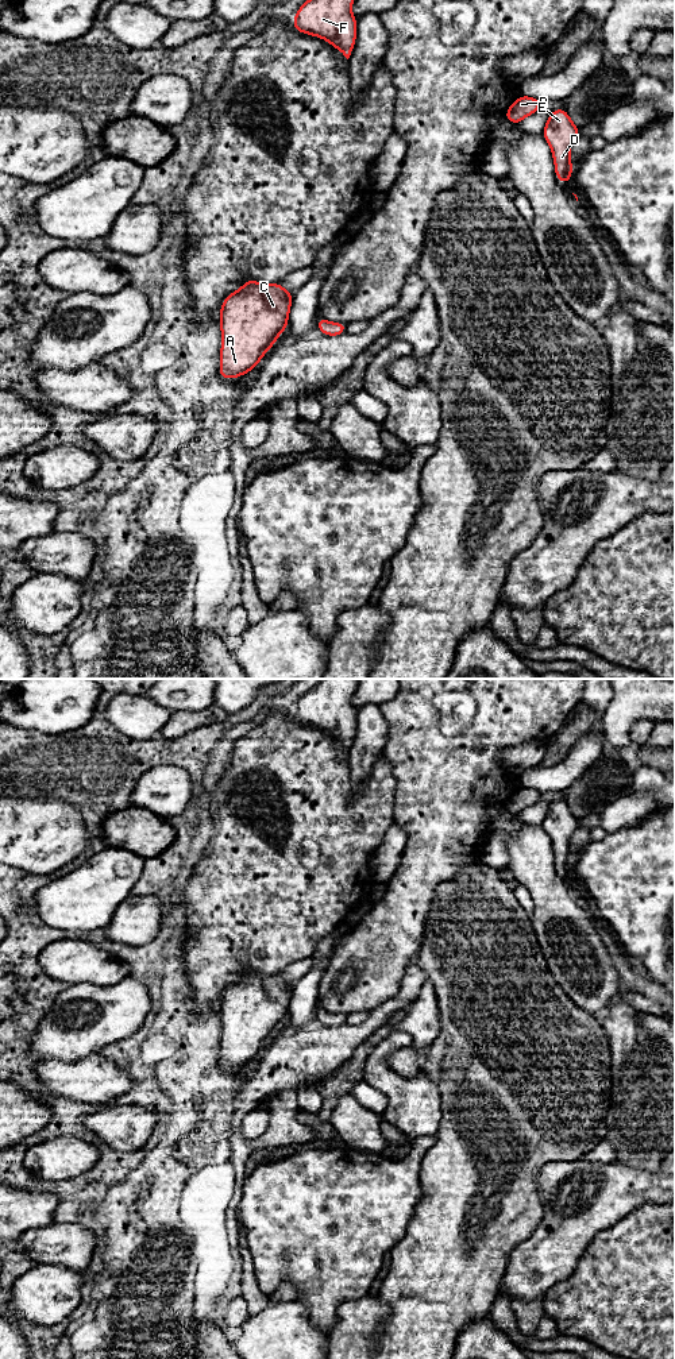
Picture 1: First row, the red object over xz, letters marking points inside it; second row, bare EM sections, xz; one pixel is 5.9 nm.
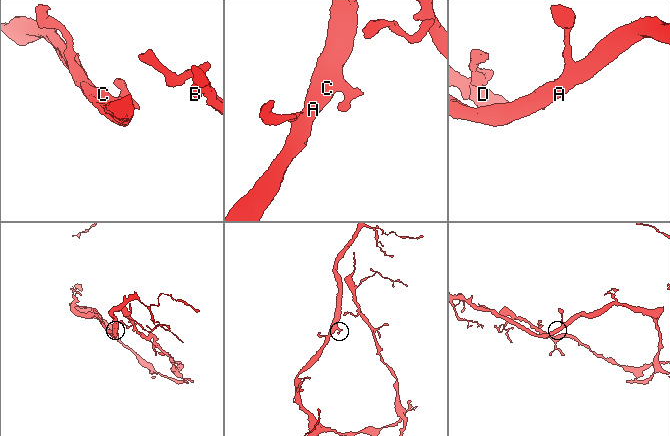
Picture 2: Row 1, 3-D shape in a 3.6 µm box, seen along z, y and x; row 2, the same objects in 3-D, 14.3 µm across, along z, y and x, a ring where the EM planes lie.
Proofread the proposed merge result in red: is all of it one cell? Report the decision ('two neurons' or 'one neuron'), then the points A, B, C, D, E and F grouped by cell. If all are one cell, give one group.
one neuron | A B C D E F

